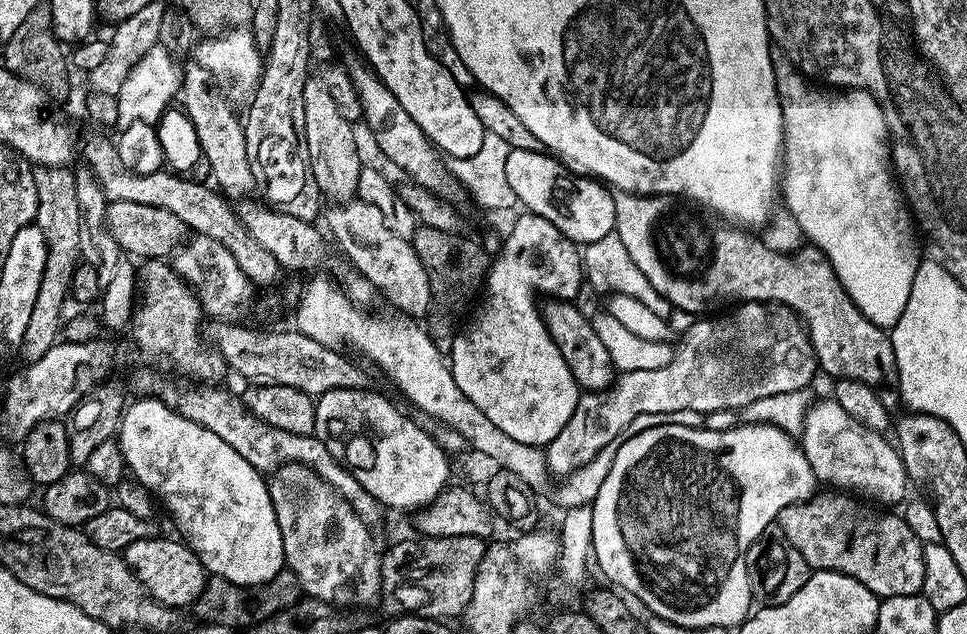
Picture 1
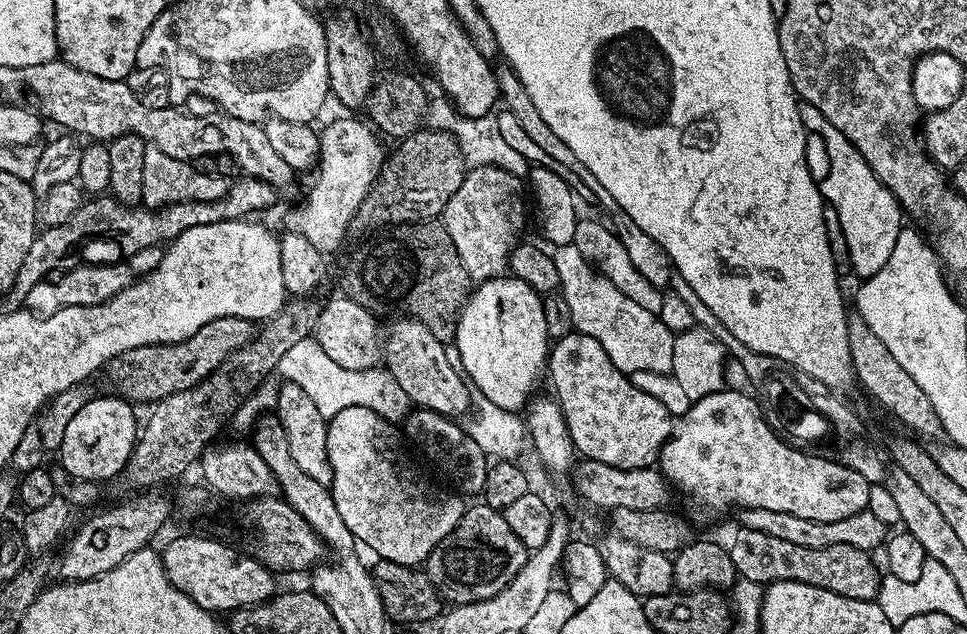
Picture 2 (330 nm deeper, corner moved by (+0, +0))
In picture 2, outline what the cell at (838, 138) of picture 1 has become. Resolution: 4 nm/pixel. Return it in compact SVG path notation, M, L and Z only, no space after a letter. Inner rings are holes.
M800 104L800 121L804 127L804 153L810 174L816 187L824 197L827 207L838 214L838 222L842 222L842 234L848 247L848 263L851 271L857 272L860 278L878 274L886 262L890 262L890 254L894 250L894 242L898 242L898 234L902 227L902 209L894 194L870 170L866 158L862 158L854 145L818 110L818 106Z

